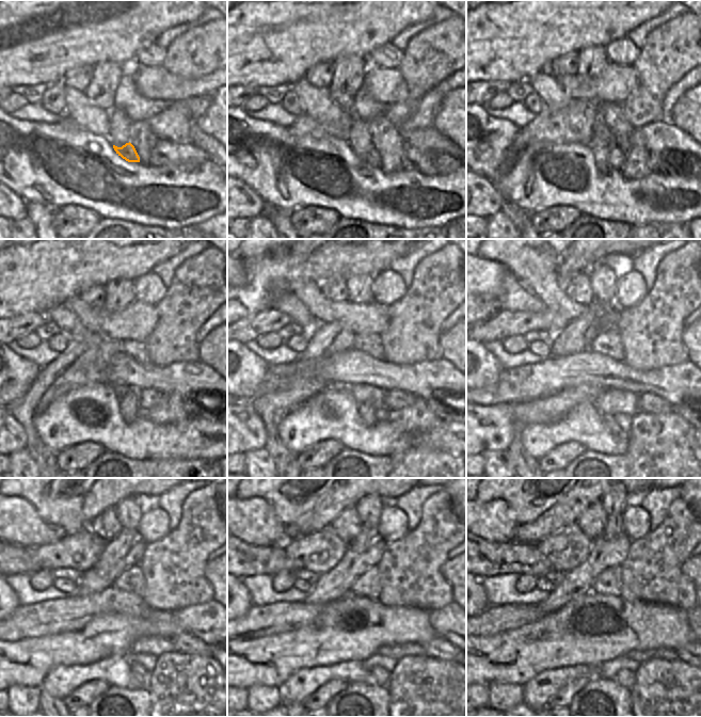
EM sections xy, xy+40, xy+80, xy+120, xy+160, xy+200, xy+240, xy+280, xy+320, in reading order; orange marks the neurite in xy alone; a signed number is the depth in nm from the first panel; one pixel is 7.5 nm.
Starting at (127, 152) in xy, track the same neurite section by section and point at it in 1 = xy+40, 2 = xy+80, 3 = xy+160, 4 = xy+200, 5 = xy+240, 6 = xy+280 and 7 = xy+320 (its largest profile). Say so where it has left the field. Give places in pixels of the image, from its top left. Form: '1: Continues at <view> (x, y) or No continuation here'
1: Continues at xy+40 (372, 159)
2: Continues at xy+80 (616, 156)
3: Continues at xy+160 (393, 399)
4: Continues at xy+200 (648, 402)
5: Continues at xy+240 (187, 643)
6: Continues at xy+280 (440, 648)
7: Continues at xy+320 (683, 653)

